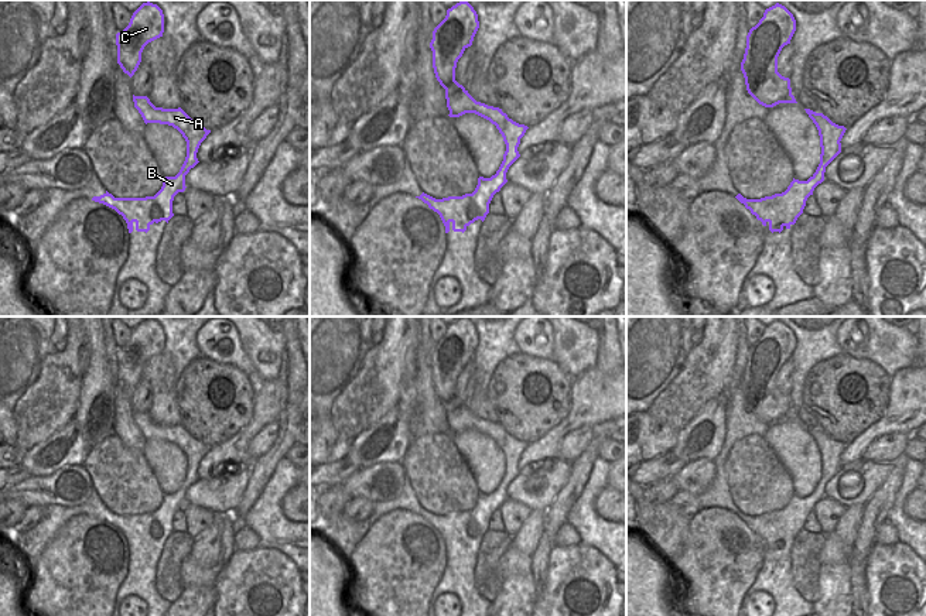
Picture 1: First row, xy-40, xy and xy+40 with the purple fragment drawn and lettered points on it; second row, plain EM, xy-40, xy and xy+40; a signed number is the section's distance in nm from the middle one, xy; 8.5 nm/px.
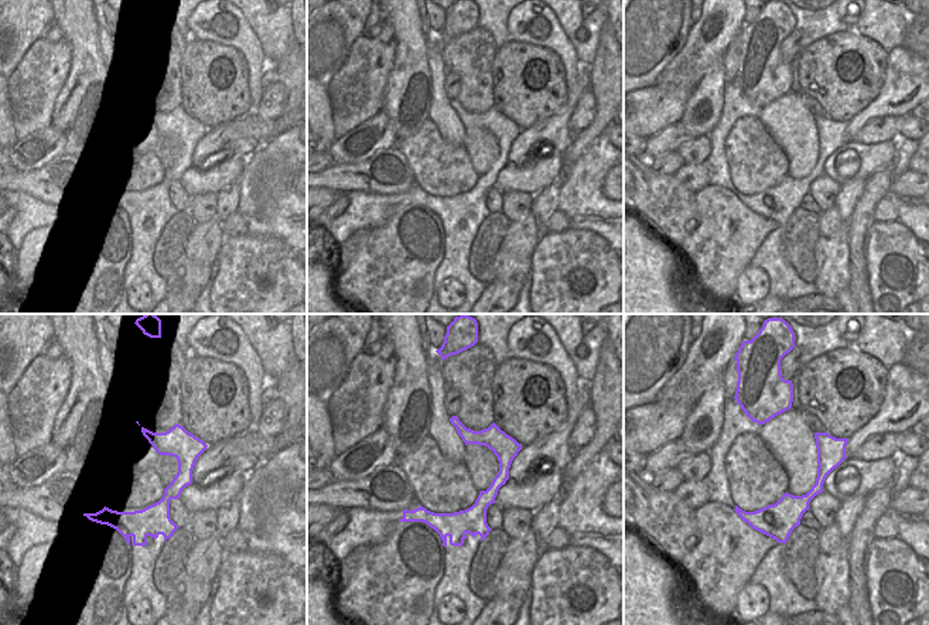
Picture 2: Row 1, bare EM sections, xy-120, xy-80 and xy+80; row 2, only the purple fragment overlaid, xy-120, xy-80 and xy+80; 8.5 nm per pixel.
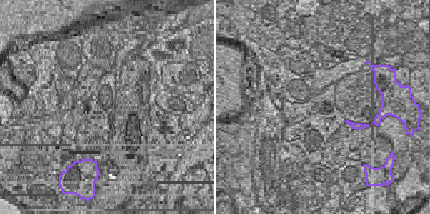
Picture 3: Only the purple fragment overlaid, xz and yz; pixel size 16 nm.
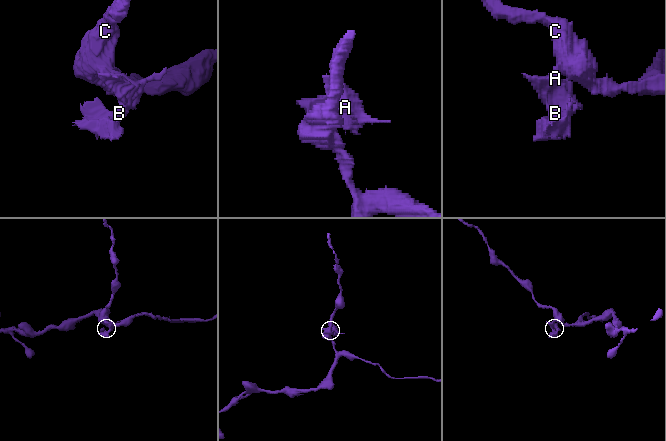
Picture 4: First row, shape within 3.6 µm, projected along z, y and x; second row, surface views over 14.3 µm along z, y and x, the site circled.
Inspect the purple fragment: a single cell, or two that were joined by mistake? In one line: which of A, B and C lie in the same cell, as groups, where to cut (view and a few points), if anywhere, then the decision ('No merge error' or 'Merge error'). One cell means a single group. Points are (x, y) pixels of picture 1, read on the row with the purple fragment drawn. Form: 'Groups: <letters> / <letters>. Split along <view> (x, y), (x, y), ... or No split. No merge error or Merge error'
Groups: A B / C. Split along xy (464, 89), (446, 95). Merge error

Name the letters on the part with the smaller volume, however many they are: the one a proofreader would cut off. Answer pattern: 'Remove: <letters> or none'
Remove: A, B

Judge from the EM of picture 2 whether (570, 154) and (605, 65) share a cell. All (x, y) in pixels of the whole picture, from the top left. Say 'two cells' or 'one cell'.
one cell

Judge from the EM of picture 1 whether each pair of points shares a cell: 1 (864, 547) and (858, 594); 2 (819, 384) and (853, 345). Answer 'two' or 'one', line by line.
1: one
2: two

